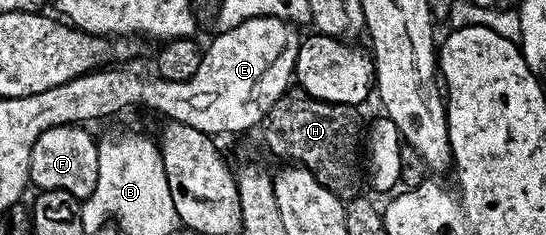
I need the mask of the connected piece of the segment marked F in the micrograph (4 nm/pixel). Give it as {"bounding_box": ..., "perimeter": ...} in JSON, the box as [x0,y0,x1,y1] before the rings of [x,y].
{"bounding_box":[29,125,99,201],"perimeter":[[[81,125],[49,127],[35,141],[29,158],[29,182],[37,191],[63,189],[84,201],[99,181],[98,140],[92,139]]]}

